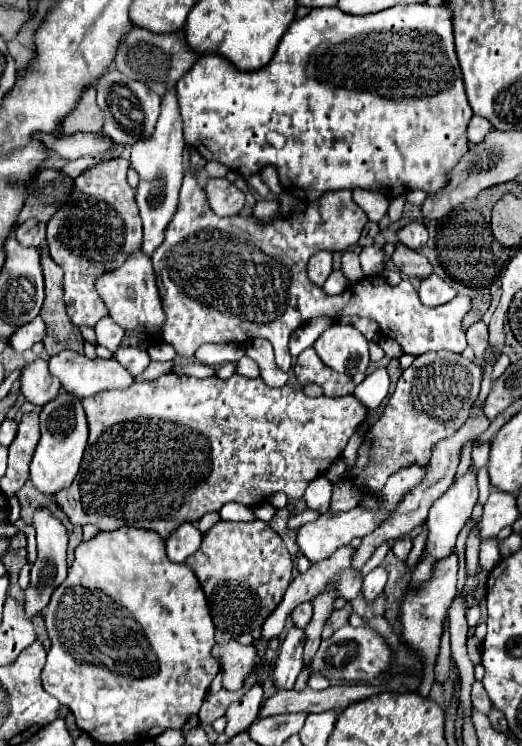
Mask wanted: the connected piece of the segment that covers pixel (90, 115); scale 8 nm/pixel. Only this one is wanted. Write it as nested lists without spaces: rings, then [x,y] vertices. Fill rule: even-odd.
[[[89,87],[83,93],[75,111],[69,113],[67,119],[63,121],[61,131],[63,131],[63,135],[73,135],[77,131],[81,131],[81,133],[103,133],[103,115],[101,115],[101,109],[97,107],[93,87]]]

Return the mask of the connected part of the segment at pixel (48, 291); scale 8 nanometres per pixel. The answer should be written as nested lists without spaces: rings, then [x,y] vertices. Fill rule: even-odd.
[[[41,247],[41,265],[45,275],[45,303],[41,309],[41,319],[45,319],[47,333],[43,339],[45,351],[55,355],[63,349],[83,353],[83,337],[79,329],[71,323],[63,303],[63,271],[49,257],[47,249]]]

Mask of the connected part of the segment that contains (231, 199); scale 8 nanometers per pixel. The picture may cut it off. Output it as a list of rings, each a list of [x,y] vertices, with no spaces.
[[[211,179],[205,185],[207,191],[207,199],[211,209],[219,215],[219,217],[231,217],[231,215],[239,215],[243,205],[245,205],[245,195],[243,191],[239,191],[231,181],[227,179]]]

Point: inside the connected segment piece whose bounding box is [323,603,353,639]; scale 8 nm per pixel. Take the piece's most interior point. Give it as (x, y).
(339, 618)

